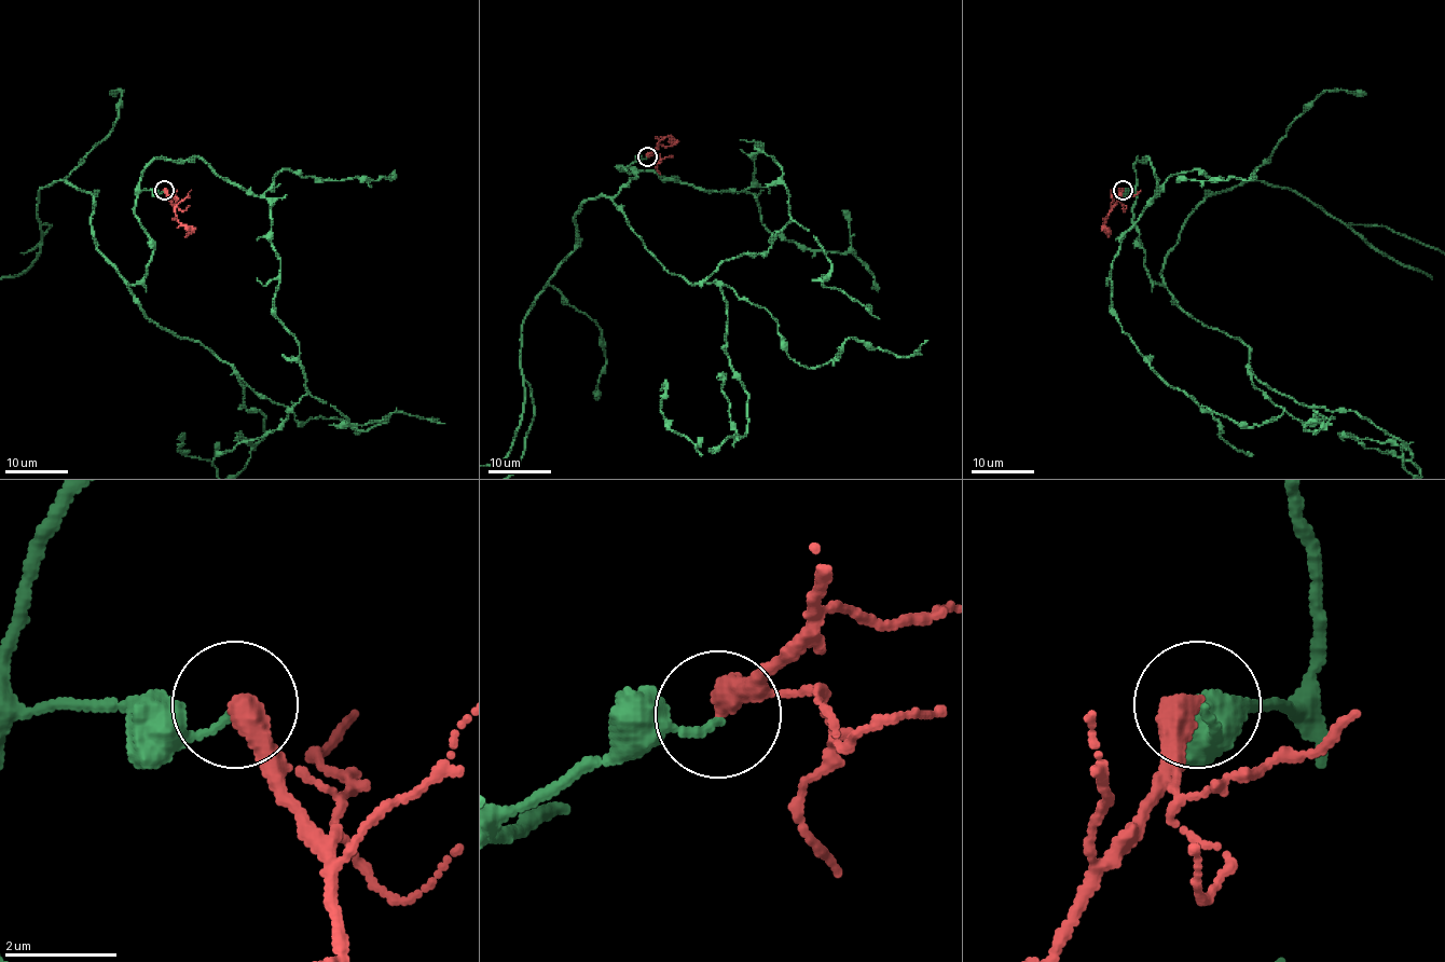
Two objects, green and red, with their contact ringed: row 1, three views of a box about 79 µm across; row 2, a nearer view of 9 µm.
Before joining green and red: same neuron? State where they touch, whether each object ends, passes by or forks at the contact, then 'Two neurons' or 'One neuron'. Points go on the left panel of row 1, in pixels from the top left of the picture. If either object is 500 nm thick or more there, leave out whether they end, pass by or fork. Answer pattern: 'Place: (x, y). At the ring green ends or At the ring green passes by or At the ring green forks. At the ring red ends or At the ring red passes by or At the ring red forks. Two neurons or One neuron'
Place: (164, 190). At the ring green ends. At the ring red ends. Two neurons

